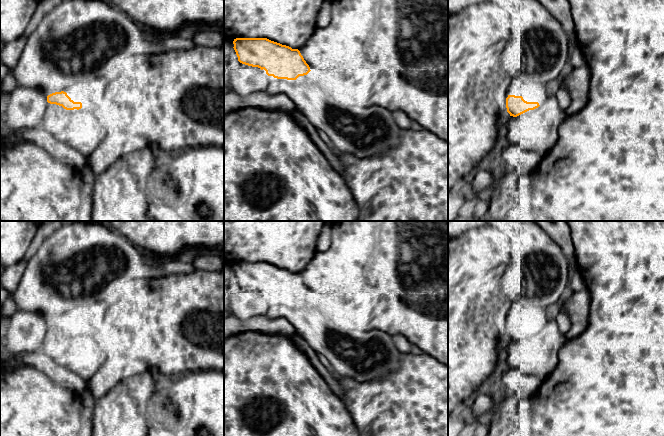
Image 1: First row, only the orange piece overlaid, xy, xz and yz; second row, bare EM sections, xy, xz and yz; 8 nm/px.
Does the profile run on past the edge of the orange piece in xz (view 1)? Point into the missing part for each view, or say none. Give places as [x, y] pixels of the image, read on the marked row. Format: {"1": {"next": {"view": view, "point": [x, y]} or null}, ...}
{"1": {"next": {"view": "xz", "point": [315, 76]}}}

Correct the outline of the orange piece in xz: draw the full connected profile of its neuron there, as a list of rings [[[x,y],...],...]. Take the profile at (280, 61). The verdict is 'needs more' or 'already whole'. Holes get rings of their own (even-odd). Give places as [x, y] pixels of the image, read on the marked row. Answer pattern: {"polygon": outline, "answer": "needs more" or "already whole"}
{"polygon": [[[236,38],[233,44],[240,63],[264,69],[268,76],[277,79],[296,80],[305,75],[308,82],[324,91],[332,106],[348,113],[353,111],[354,106],[348,99],[328,87],[324,74],[310,67],[298,49],[267,38]]], "answer": "needs more"}

